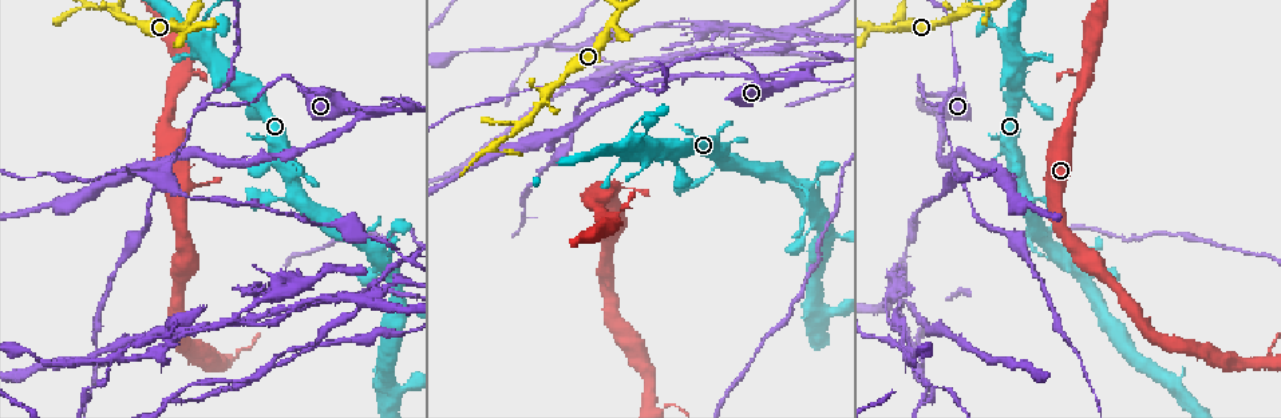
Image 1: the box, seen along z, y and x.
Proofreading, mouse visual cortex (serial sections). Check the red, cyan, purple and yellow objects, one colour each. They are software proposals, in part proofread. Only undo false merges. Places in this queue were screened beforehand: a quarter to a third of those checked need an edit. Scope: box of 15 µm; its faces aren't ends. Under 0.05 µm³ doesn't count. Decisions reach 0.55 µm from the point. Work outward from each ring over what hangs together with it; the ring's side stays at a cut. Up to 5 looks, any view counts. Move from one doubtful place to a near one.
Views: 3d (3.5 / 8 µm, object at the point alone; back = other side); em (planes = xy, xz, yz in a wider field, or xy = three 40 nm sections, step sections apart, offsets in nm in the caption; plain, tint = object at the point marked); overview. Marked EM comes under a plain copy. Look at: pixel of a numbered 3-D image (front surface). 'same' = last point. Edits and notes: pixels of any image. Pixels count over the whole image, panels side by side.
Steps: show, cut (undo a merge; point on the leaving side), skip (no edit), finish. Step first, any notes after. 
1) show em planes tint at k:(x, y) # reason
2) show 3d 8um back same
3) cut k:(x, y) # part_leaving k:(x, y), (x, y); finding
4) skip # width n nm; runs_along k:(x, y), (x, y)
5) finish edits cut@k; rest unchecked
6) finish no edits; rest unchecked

show 3d 3.5um at 1:(941, 106) # a fork

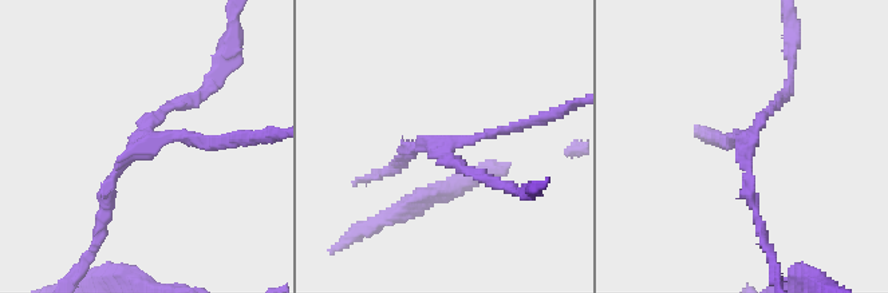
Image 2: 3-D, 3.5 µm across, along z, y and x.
show em xy step 2 tint at 2:(743, 138) # arms 3; arm_widths 150, 150, 150 nm

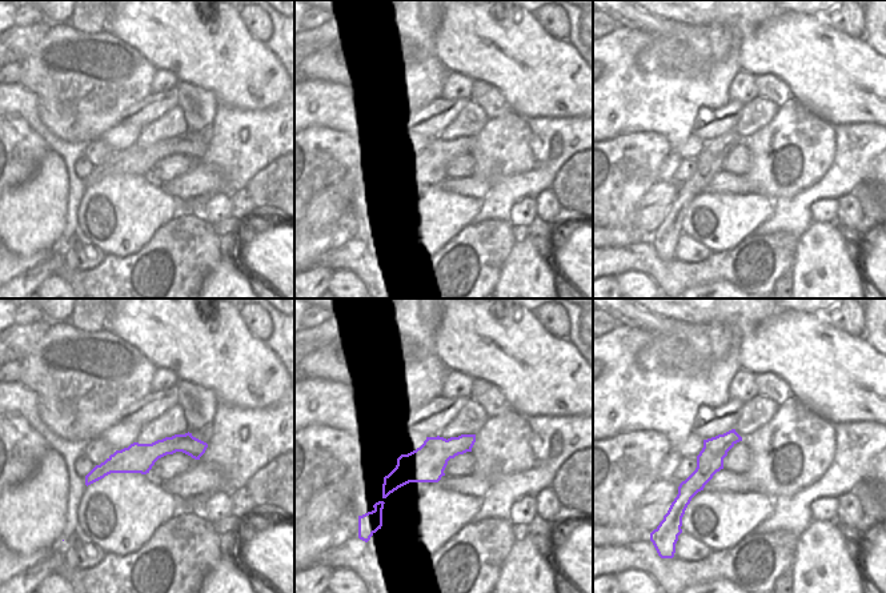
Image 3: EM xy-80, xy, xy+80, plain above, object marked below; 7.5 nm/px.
skip # runs_along 2:(232, 141), (142, 145), (109, 181), (105, 210); one cell here

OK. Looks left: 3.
show 3d 3.5um at 1:(956, 172) # thin arm on a thick one

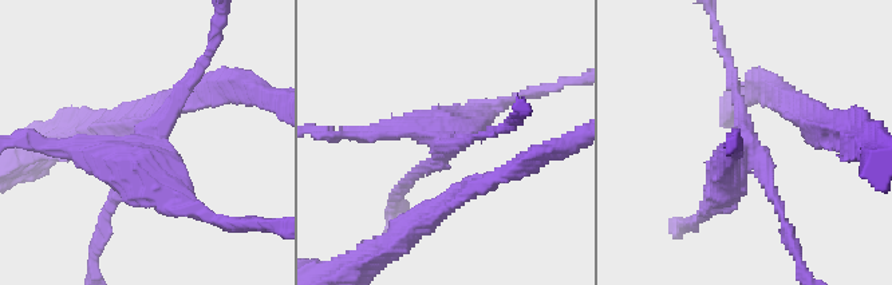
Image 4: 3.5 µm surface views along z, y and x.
show em xy step 1 tint at 4:(747, 150) # now the EM

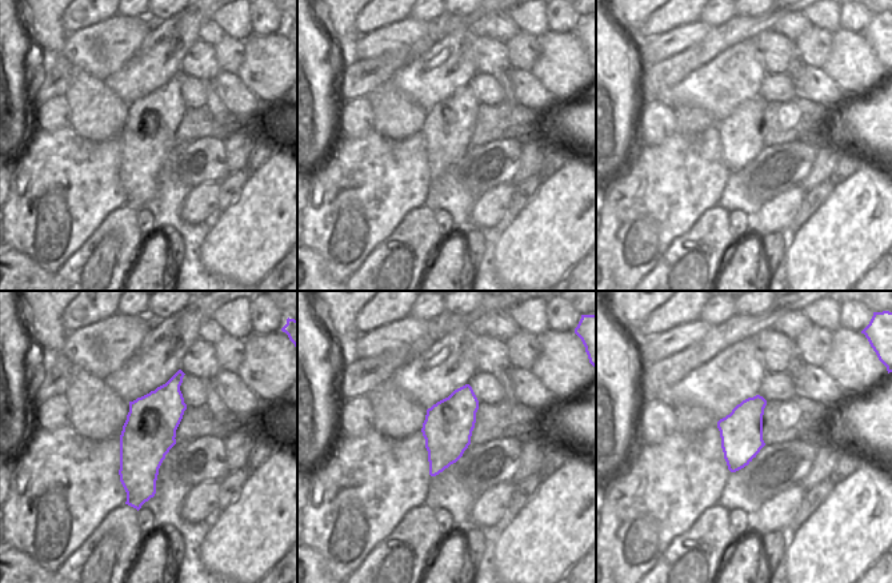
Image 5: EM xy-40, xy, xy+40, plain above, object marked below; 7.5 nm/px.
cut 4:(715, 187) # arm_widths 100, 150, 200, 350 nm; part_leaving 4:(742, 150), (694, 224); a second cell is stuck on

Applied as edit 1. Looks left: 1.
finish edits cut@4; rest unchecked

